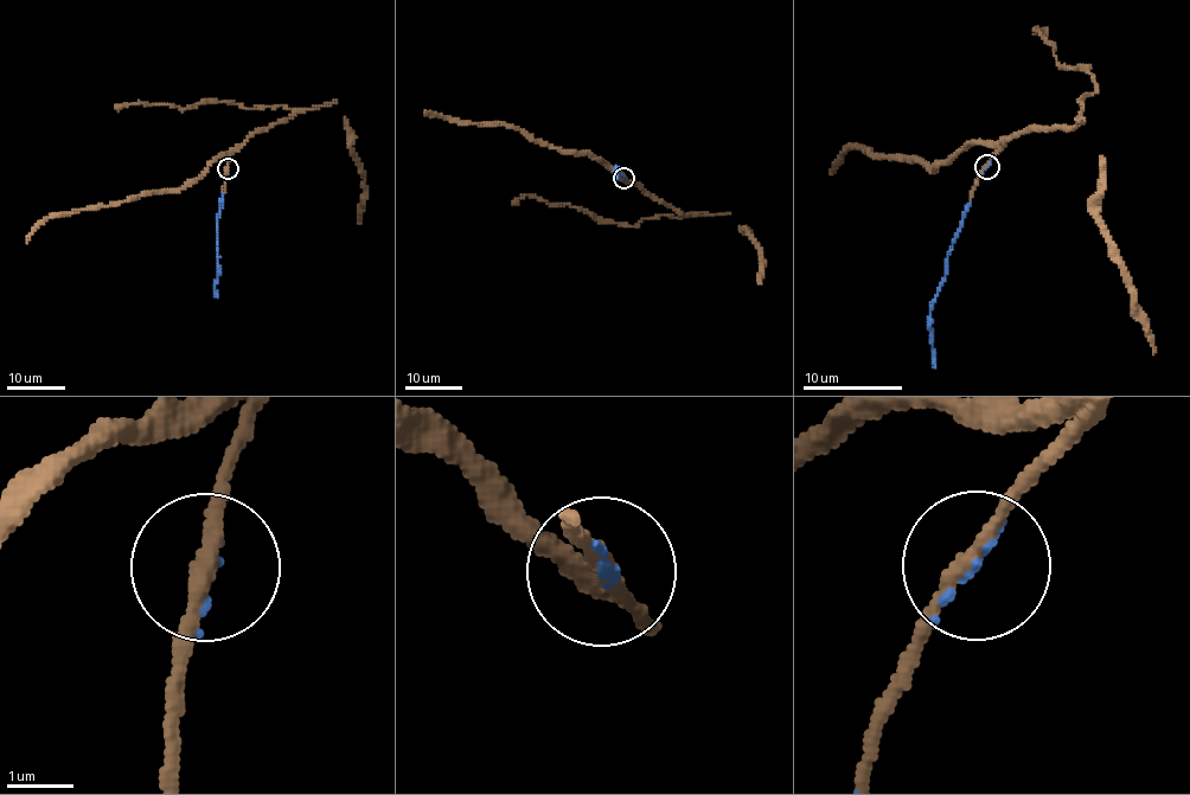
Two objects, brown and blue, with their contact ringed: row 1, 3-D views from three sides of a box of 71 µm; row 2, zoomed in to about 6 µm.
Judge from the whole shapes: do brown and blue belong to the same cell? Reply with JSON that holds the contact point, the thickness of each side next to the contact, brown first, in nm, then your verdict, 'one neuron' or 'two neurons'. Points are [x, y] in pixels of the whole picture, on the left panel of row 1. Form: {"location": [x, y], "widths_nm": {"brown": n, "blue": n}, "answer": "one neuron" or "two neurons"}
{"location": [228, 168], "widths_nm": {"brown": 220, "blue": 90}, "answer": "one neuron"}

